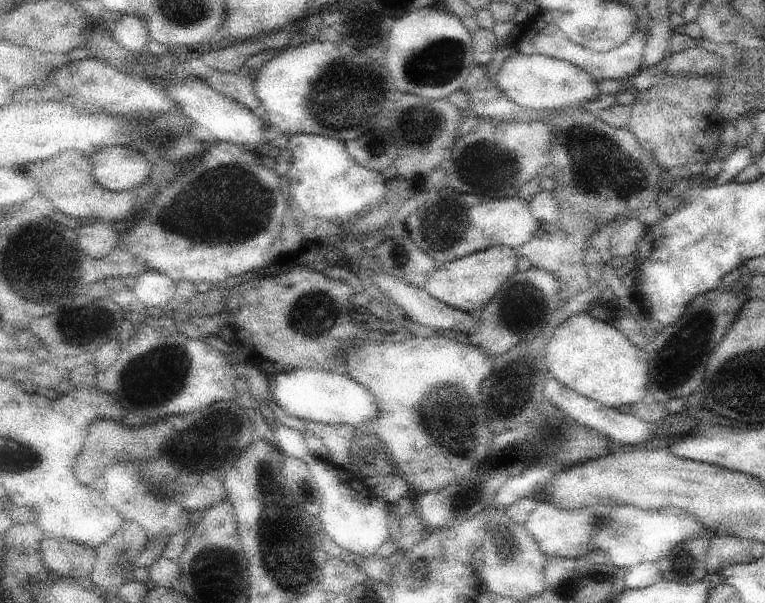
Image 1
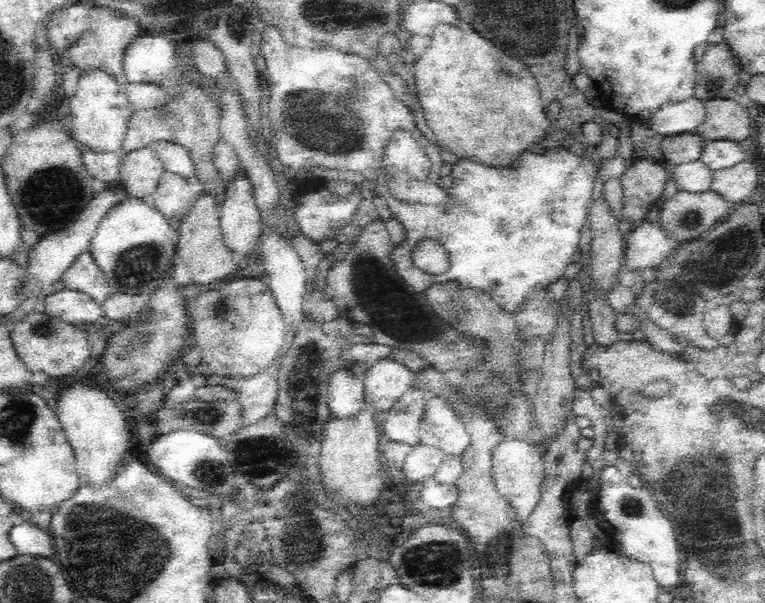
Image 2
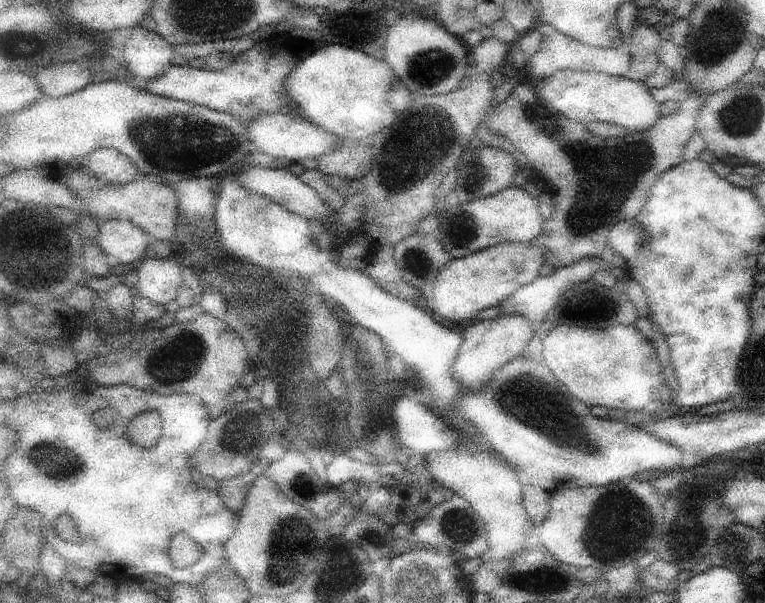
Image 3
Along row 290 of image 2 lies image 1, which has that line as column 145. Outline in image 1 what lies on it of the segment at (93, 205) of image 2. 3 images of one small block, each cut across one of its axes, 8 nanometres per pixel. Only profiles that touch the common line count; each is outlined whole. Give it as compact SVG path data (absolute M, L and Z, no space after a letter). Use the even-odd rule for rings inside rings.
M121 15L112 28L114 38L122 47L138 54L147 54L147 44L152 40L143 18Z

